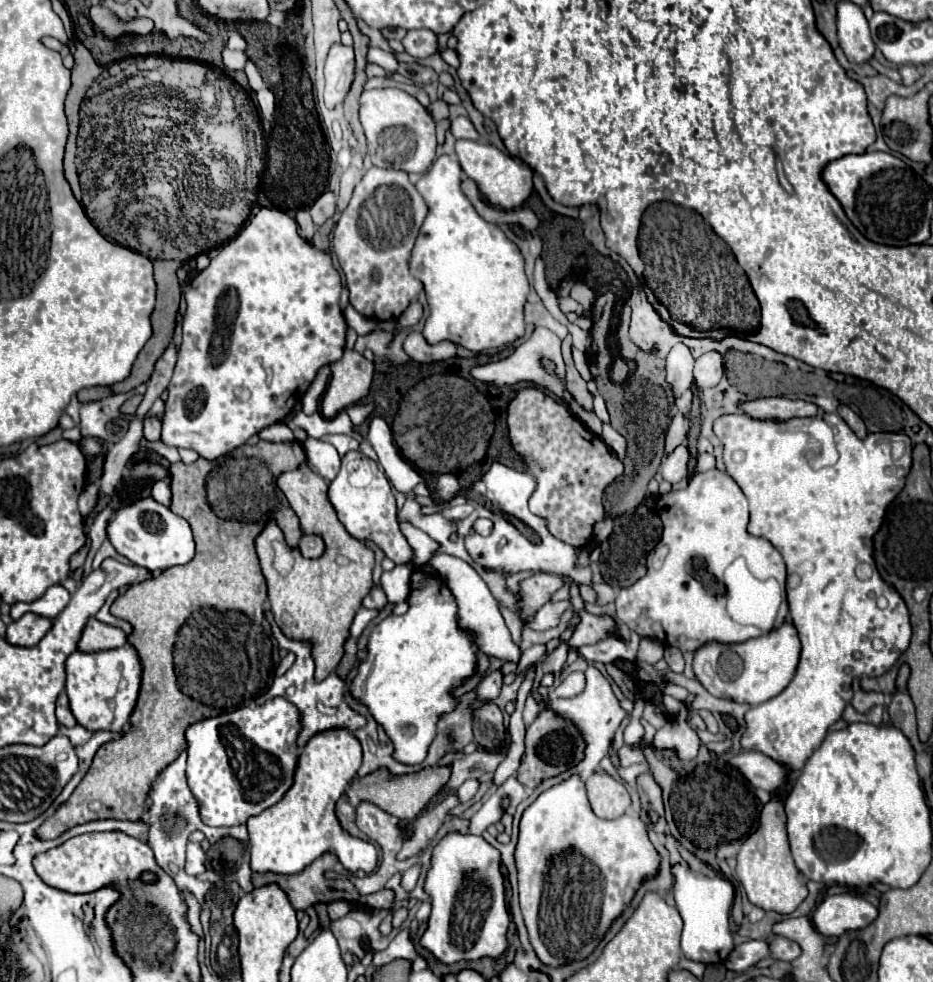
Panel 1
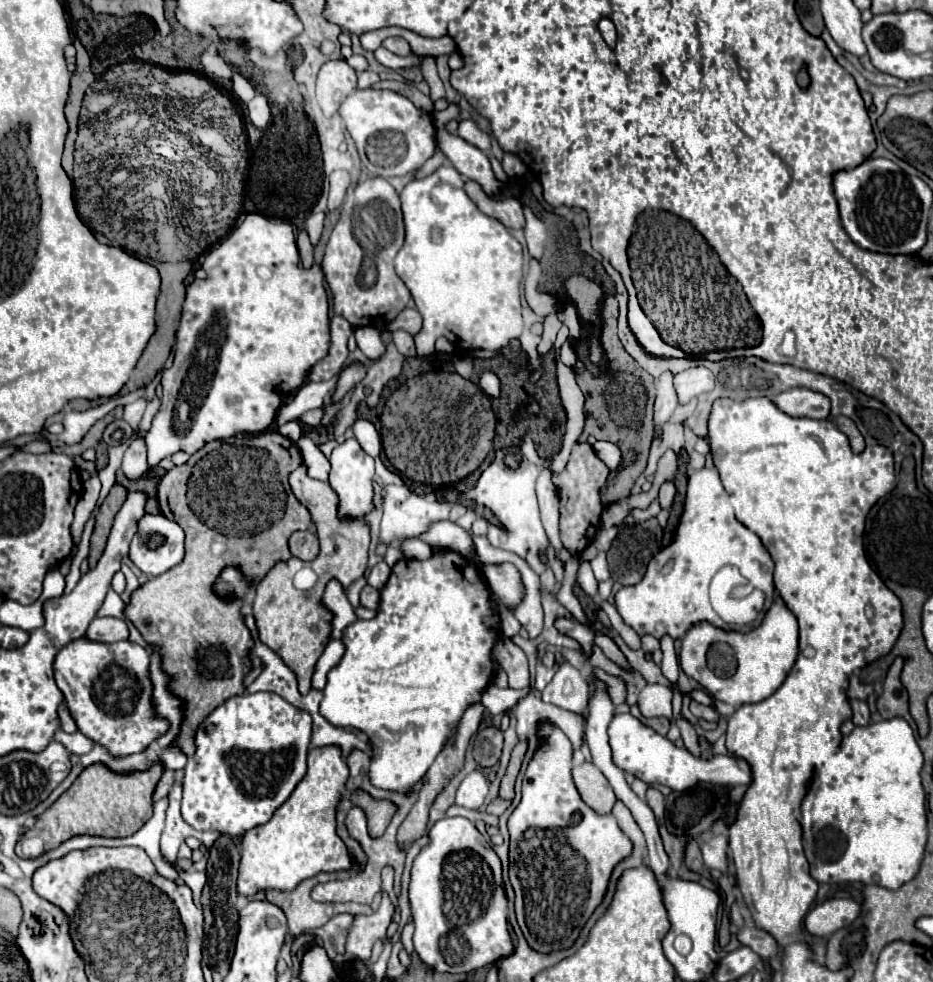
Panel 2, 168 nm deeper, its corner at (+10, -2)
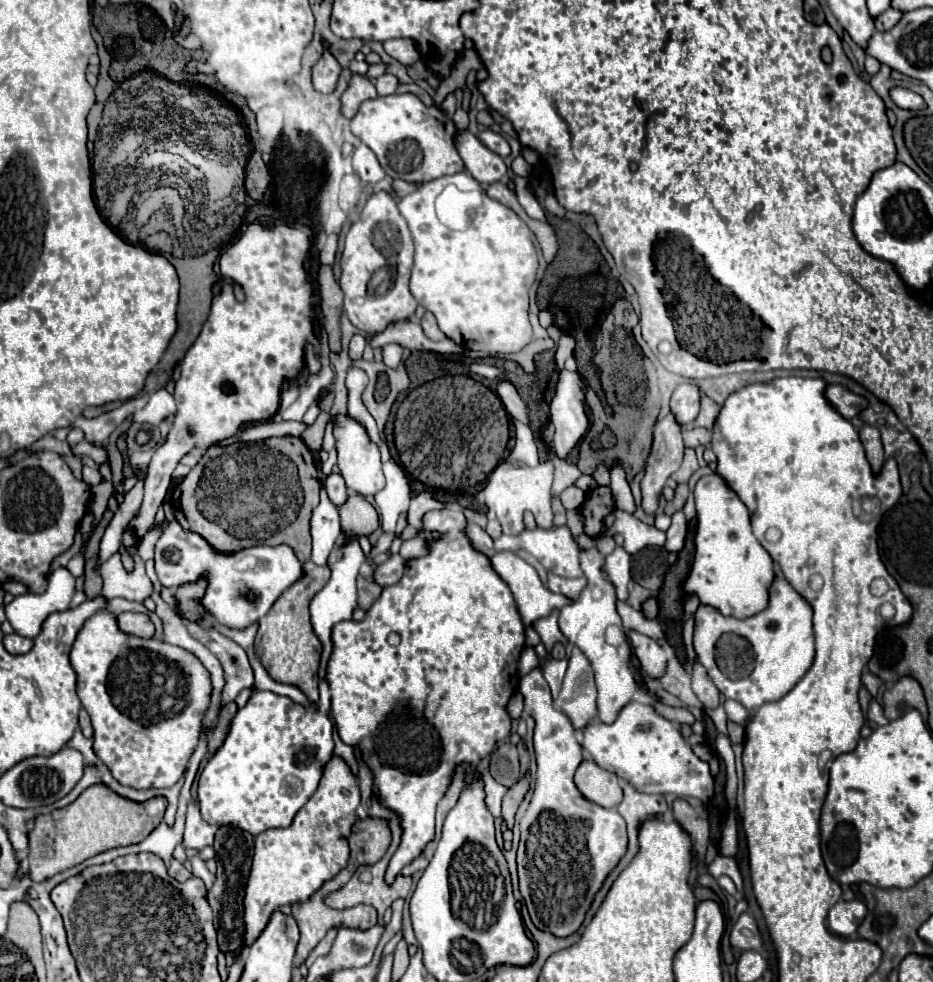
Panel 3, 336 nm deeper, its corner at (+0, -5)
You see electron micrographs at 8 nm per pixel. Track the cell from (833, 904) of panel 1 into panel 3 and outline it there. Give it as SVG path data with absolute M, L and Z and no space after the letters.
M842 898L829 910L829 926L839 936L851 936L867 914L867 906L860 900L845 901Z

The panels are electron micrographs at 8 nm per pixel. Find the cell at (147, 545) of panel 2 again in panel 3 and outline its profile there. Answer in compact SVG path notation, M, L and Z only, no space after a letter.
M171 520L169 526L165 528L165 532L161 534L157 546L155 546L155 570L159 576L159 582L165 588L171 586L181 586L181 584L191 584L197 582L199 578L207 578L207 590L205 596L201 598L201 606L205 608L205 614L227 626L227 628L235 628L235 630L243 630L249 624L255 624L261 616L265 616L269 612L269 608L273 606L273 602L291 586L295 584L301 576L303 576L303 564L299 562L299 558L295 556L293 548L289 548L287 544L277 544L277 546L253 546L253 548L245 548L241 552L235 554L225 554L225 552L217 552L203 536L189 532L185 528L181 528L181 524L177 520Z

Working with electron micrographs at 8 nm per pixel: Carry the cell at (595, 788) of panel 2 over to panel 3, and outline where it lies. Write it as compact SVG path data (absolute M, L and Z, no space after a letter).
M583 760L579 764L575 772L575 786L589 802L603 808L615 808L623 800L619 778L591 760Z

